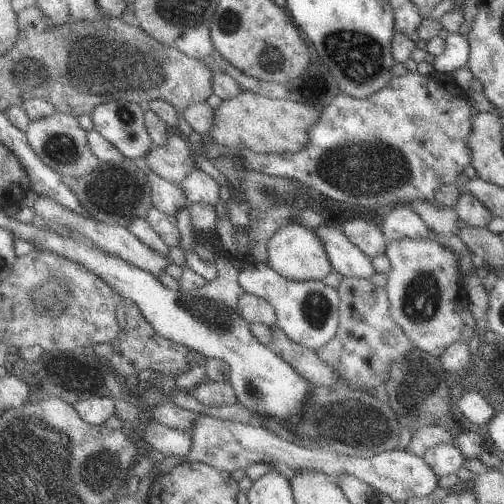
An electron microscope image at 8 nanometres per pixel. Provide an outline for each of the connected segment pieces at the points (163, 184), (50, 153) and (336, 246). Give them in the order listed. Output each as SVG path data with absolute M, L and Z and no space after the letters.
M150 170L145 174L145 177L148 183L151 203L164 214L176 216L182 206L186 203L188 205L181 185L171 183Z
M57 107L56 112L49 117L31 121L27 130L28 144L35 155L53 171L62 177L79 179L93 173L101 161L90 150L87 143L87 132L80 127L78 119L71 114L64 113Z
M325 226L314 232L325 244L333 271L340 272L344 277L372 278L375 268L371 258L354 246L340 228Z

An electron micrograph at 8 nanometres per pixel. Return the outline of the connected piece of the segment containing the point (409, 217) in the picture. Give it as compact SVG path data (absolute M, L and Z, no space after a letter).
M394 206L383 218L381 229L388 245L405 238L443 242L422 217L408 206Z

